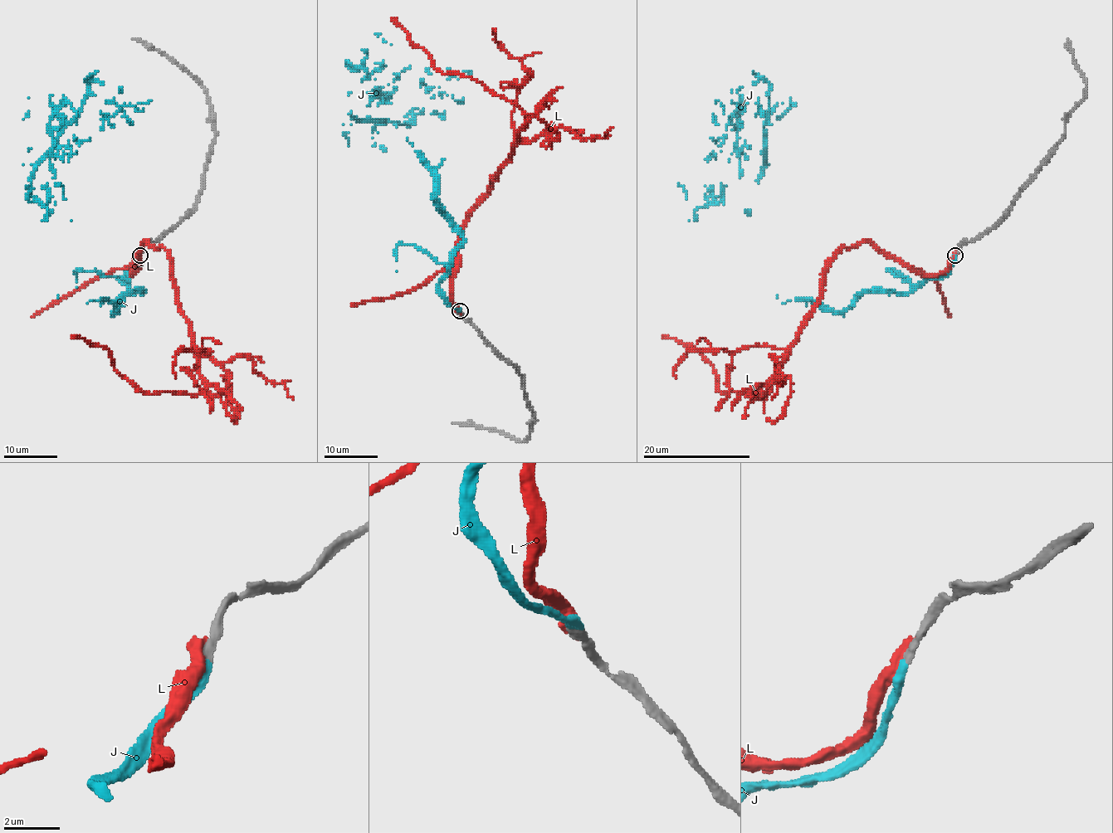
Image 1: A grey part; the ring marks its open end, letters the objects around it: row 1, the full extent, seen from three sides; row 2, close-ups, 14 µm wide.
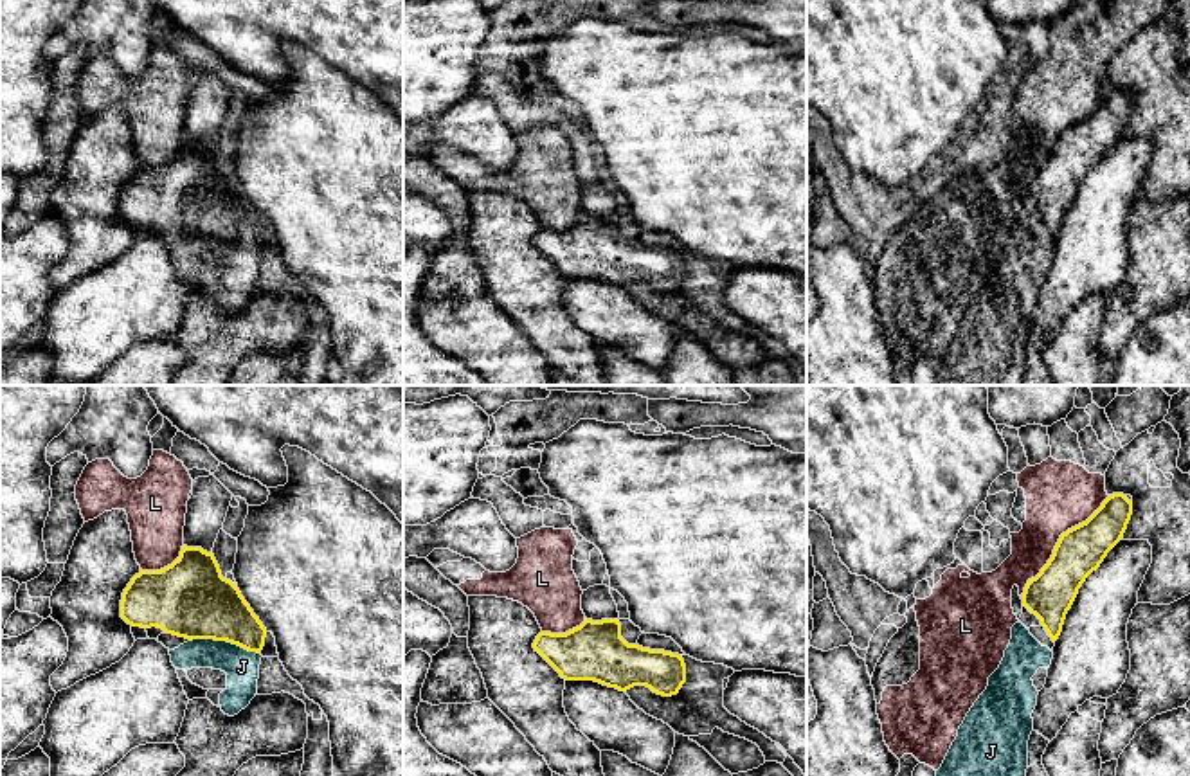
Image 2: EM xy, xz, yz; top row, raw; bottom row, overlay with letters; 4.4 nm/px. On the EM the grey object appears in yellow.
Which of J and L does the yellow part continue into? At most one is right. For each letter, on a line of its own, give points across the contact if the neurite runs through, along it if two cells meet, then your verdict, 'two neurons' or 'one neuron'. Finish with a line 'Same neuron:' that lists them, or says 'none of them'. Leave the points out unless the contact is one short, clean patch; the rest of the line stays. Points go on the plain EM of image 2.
J: way xy (189, 195), (225, 236), (238, 249), (242, 263); one neuron
L: two neurons
Same neuron: J

